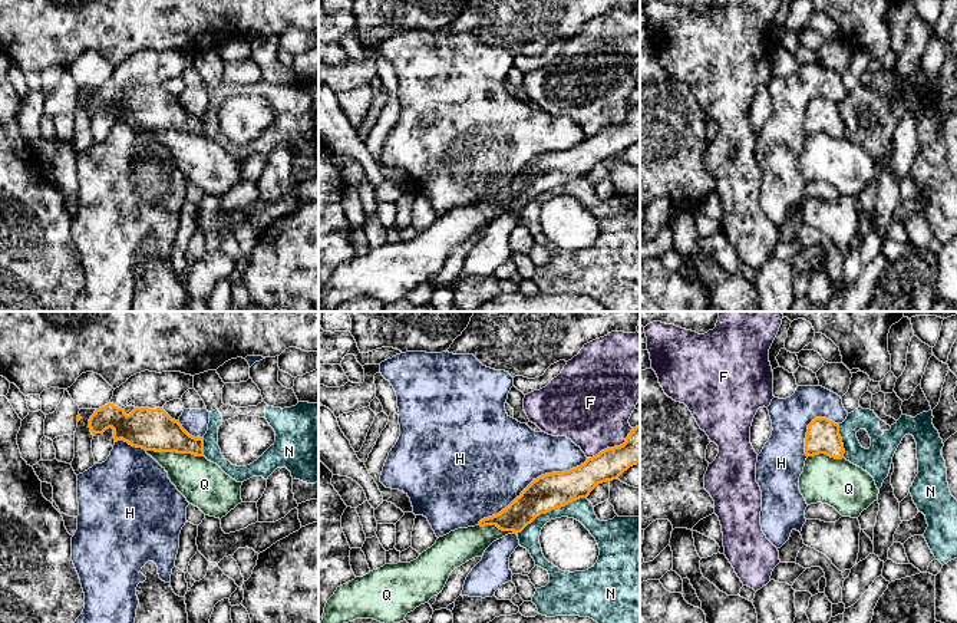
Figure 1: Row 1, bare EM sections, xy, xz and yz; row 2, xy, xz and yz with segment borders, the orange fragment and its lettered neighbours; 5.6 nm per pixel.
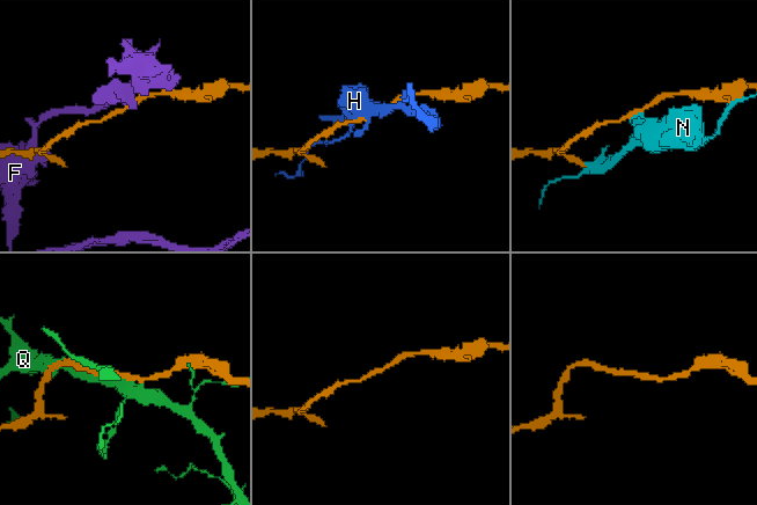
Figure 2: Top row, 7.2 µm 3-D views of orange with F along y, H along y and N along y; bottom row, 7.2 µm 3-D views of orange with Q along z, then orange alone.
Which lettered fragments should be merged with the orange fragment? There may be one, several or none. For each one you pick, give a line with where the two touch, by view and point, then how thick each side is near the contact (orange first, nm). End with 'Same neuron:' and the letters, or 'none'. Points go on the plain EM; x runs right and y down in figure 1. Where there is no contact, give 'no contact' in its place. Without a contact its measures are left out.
Same neuron: none

